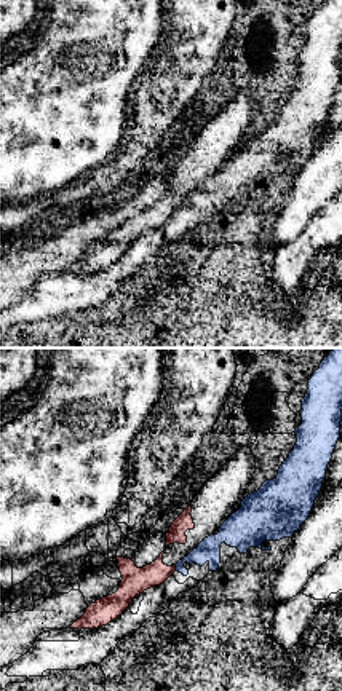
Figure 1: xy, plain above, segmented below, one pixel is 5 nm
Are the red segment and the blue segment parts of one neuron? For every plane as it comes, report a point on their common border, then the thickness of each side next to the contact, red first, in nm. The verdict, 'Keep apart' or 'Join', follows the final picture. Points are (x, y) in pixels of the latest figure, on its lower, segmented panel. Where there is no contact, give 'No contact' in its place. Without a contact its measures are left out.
Touches red at (174, 568). Thickness 130 nm (red) against 110 nm

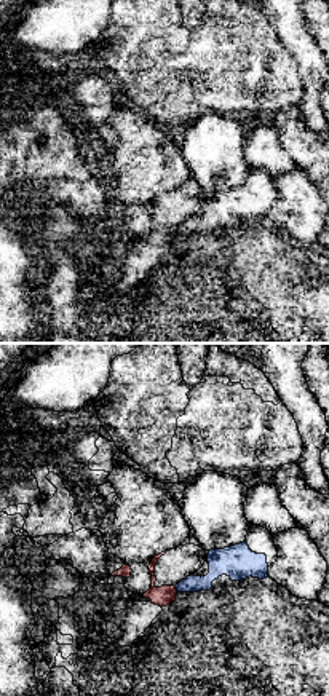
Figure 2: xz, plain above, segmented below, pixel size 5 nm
Touches red at (176, 589). Thickness 100 nm (red) against 100 nm

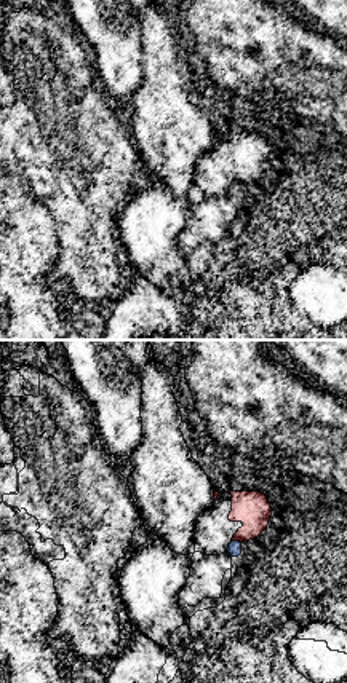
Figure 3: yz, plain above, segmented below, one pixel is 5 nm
Touches red at (237, 540). Thickness 180 nm (red) against 70 nm

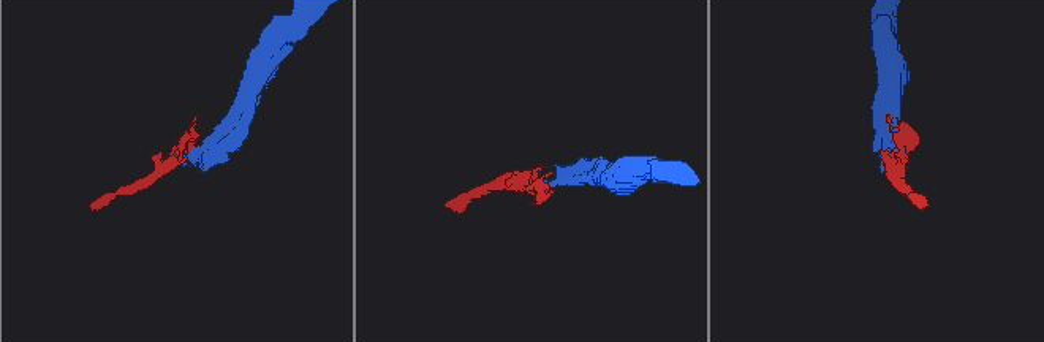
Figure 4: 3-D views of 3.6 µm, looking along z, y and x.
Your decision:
Keep apart

